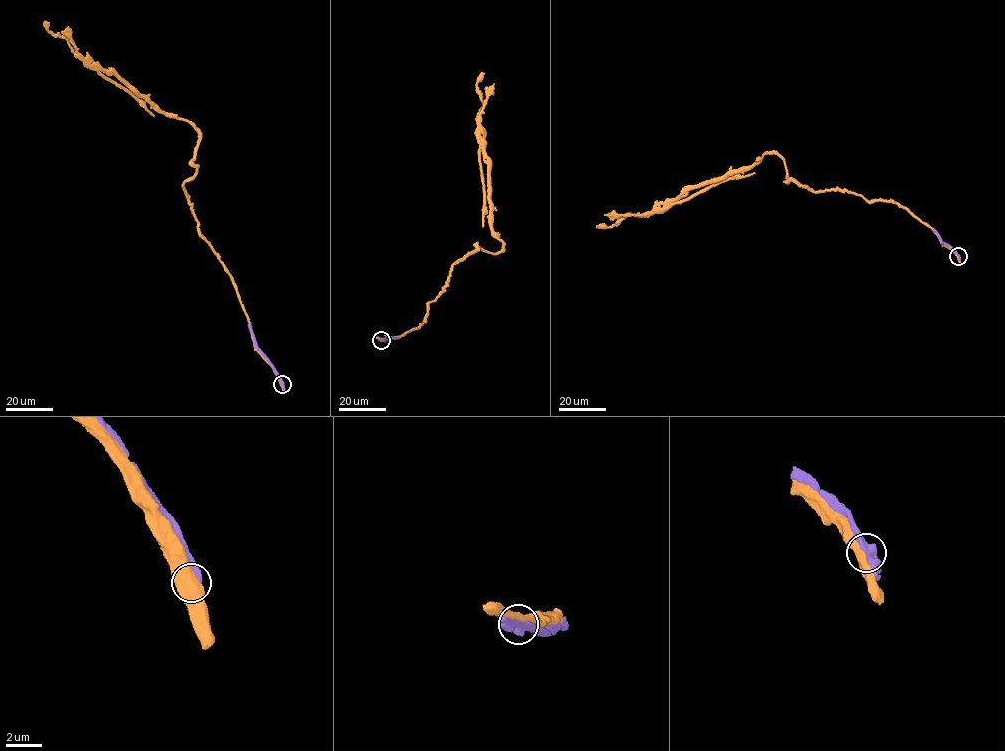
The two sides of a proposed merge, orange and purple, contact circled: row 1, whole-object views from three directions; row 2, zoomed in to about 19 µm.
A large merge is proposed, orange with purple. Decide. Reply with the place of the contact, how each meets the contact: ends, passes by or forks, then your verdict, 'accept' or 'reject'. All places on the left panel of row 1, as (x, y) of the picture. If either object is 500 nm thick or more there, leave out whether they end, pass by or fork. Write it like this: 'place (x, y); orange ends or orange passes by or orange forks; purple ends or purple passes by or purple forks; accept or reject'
place (282, 384); reject

